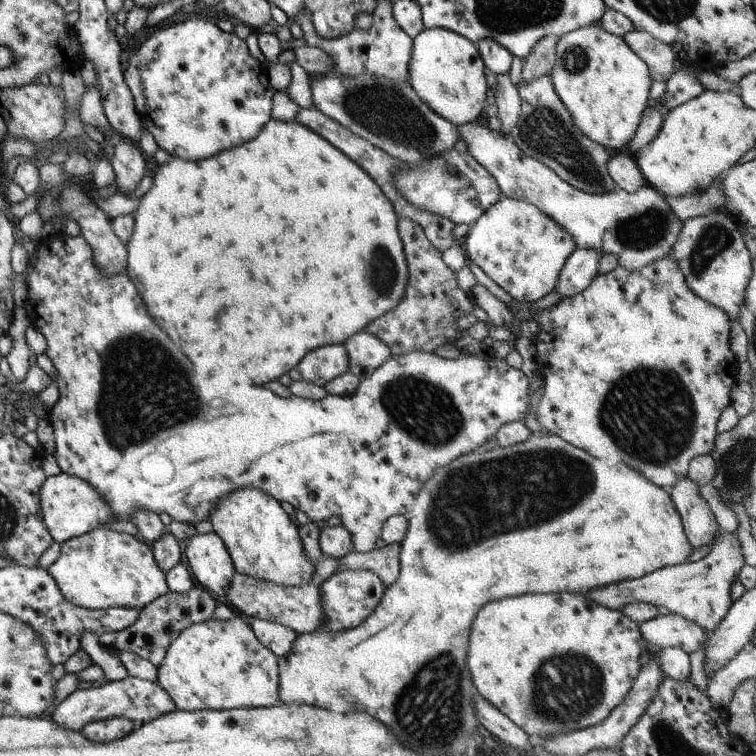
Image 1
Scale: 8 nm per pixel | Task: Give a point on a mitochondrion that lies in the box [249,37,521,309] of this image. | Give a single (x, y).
(386, 112)

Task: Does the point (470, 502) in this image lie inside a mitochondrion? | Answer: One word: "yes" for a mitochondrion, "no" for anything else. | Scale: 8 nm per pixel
yes

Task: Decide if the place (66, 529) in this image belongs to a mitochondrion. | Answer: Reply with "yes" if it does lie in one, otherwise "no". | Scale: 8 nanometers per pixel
no

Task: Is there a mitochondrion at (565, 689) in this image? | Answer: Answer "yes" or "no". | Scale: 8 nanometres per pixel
yes

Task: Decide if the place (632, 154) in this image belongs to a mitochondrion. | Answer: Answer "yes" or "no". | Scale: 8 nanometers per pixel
no

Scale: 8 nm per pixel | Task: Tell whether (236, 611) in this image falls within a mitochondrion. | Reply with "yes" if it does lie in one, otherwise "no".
no

